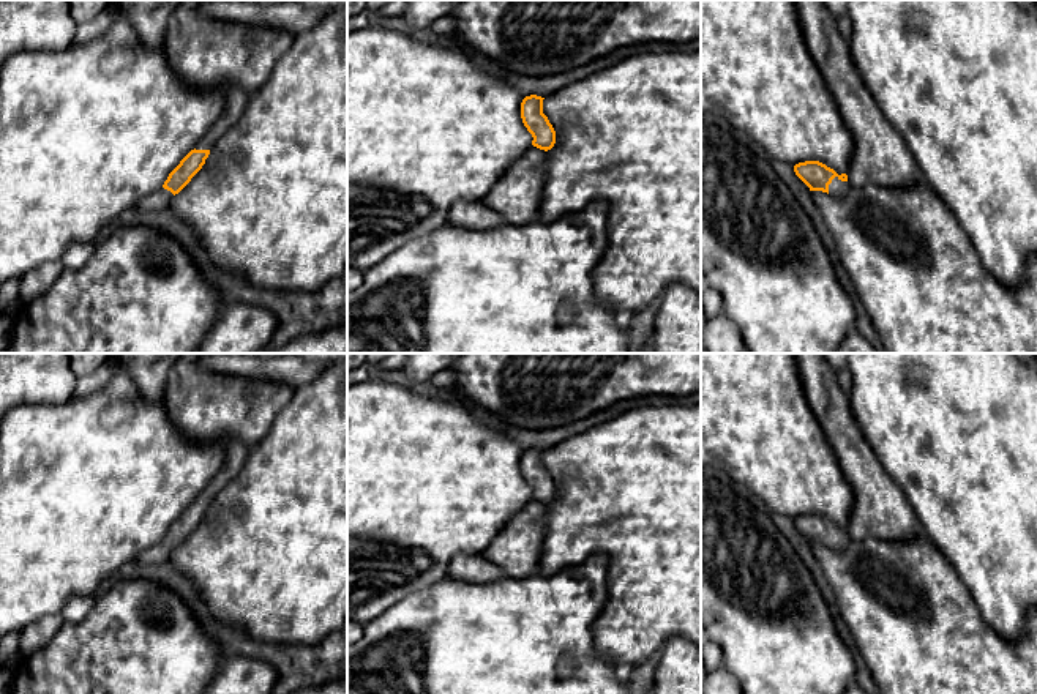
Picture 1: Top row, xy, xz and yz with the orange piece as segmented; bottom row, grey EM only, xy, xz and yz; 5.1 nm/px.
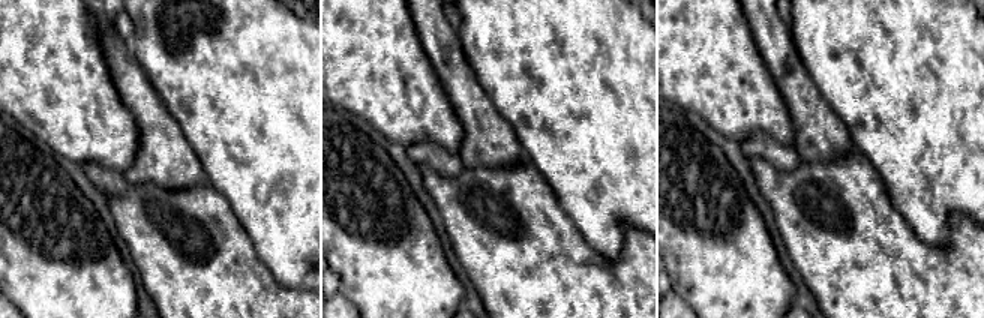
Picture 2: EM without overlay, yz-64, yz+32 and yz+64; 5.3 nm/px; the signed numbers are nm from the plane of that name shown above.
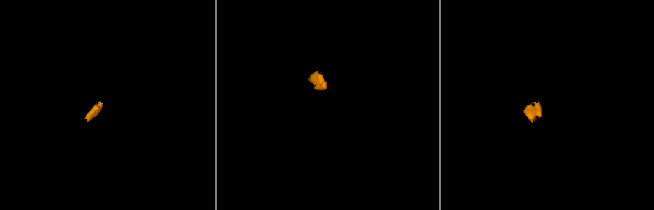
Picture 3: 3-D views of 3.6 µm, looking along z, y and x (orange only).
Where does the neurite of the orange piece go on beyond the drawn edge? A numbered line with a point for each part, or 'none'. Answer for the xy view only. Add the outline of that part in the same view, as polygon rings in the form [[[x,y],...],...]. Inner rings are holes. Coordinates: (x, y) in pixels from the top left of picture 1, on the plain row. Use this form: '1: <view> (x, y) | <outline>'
1: xy (235, 456) | [[[240,442],[230,443],[227,446],[226,459],[221,468],[194,502],[212,503],[215,495],[240,473],[246,462],[248,451],[249,446],[246,446],[245,443]]]
2: xy (160, 552) | [[[161,541],[156,546],[153,546],[152,549],[147,549],[145,552],[142,552],[136,558],[136,562],[144,563],[144,565],[159,565],[159,563],[169,560],[172,550],[174,550],[174,547],[170,544]]]

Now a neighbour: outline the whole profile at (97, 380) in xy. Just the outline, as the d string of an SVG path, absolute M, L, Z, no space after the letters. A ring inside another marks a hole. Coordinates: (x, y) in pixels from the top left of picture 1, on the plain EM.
M110 353L107 361L93 374L77 379L77 386L73 397L79 399L104 388L110 379L110 364L115 363L115 356Z

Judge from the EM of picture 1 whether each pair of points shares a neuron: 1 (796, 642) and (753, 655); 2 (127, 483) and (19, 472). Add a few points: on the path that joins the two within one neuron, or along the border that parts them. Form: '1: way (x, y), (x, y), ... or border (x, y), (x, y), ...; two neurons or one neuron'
1: way (785, 642), (764, 644); one neuron
2: way (100, 483), (46, 483); one neuron

